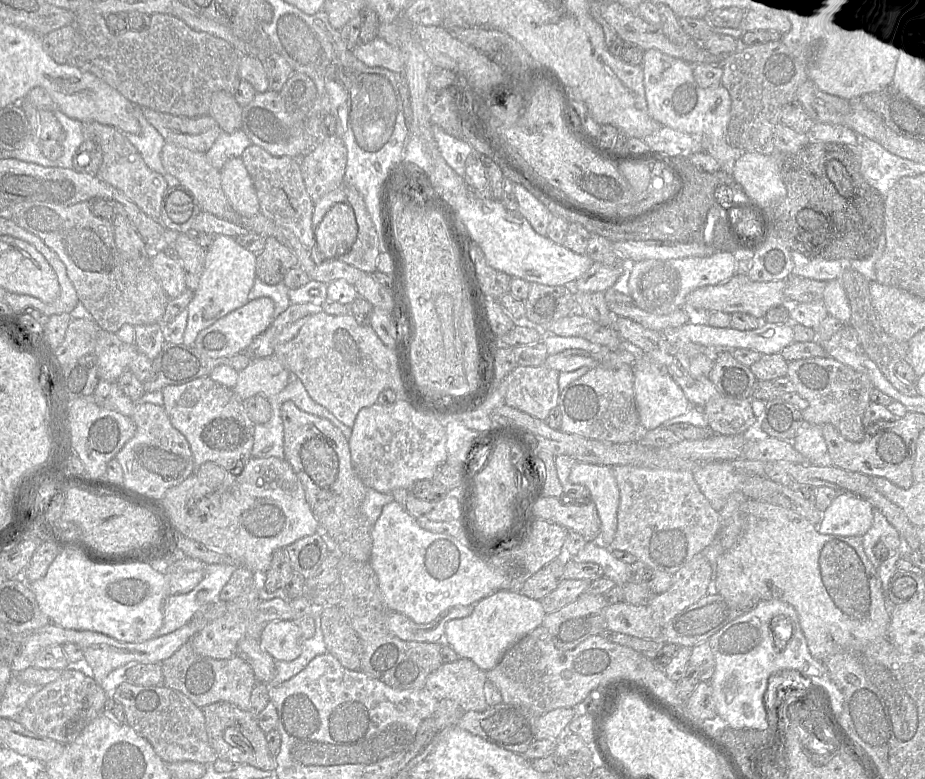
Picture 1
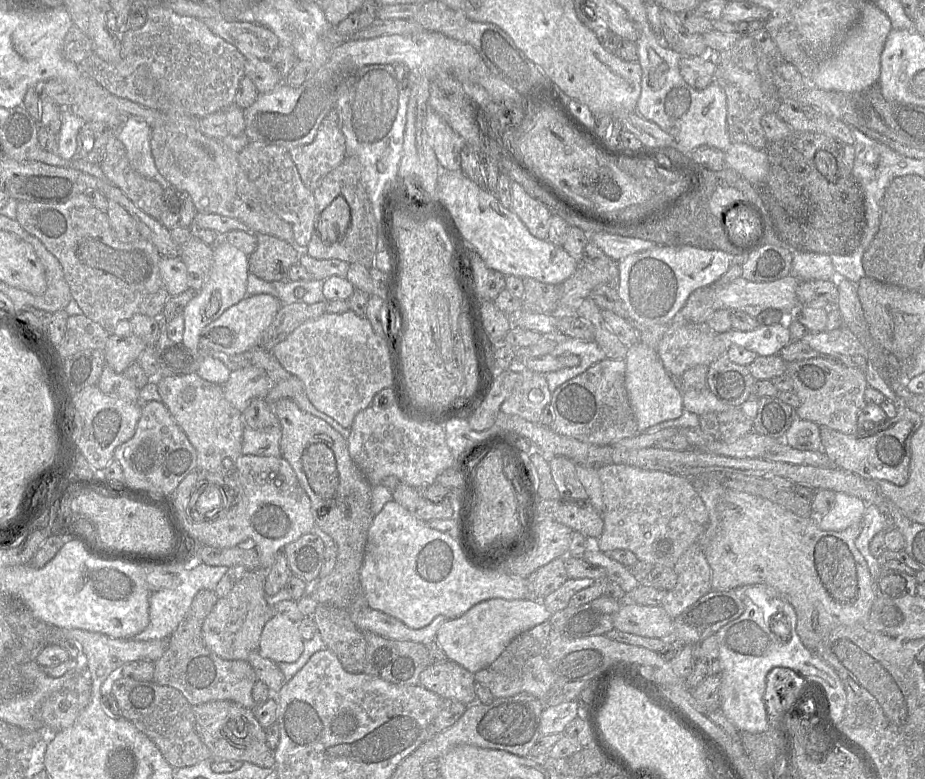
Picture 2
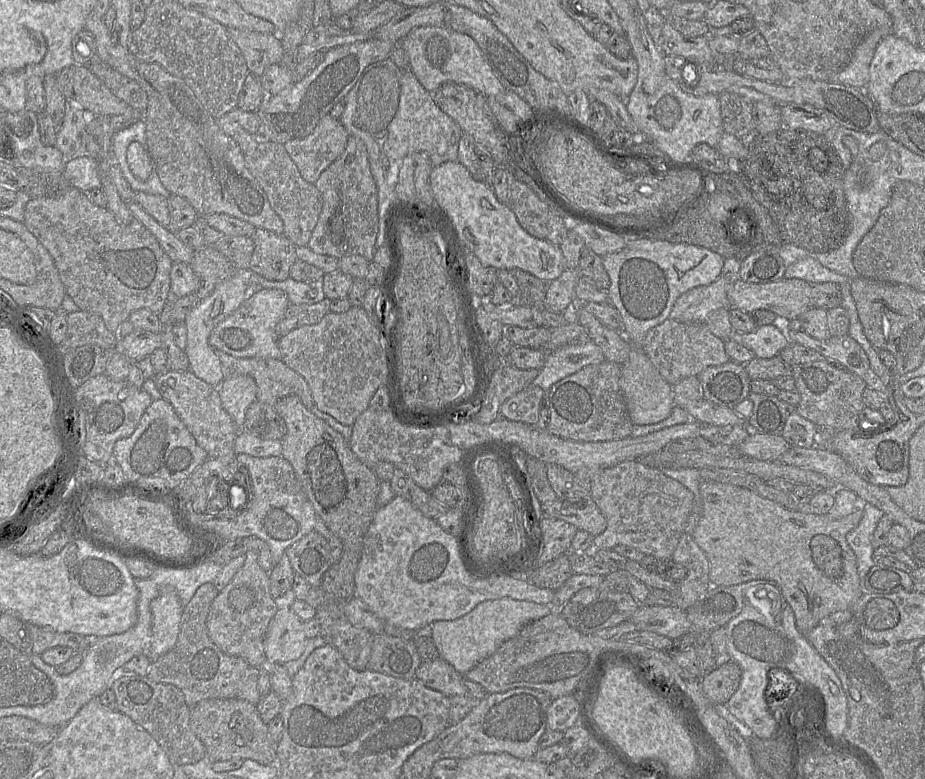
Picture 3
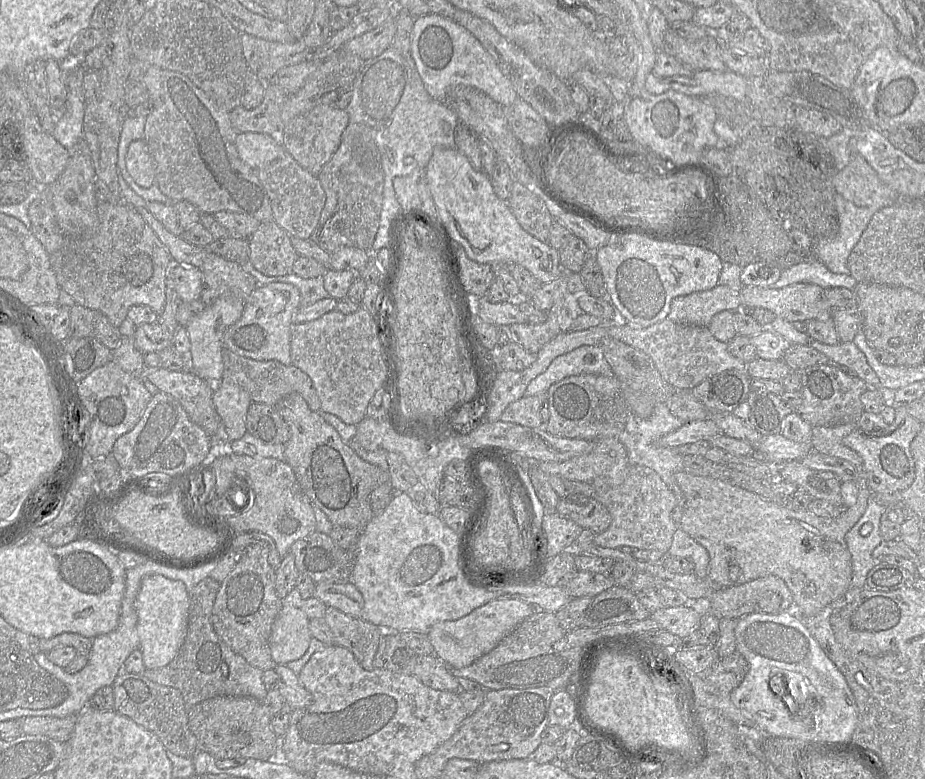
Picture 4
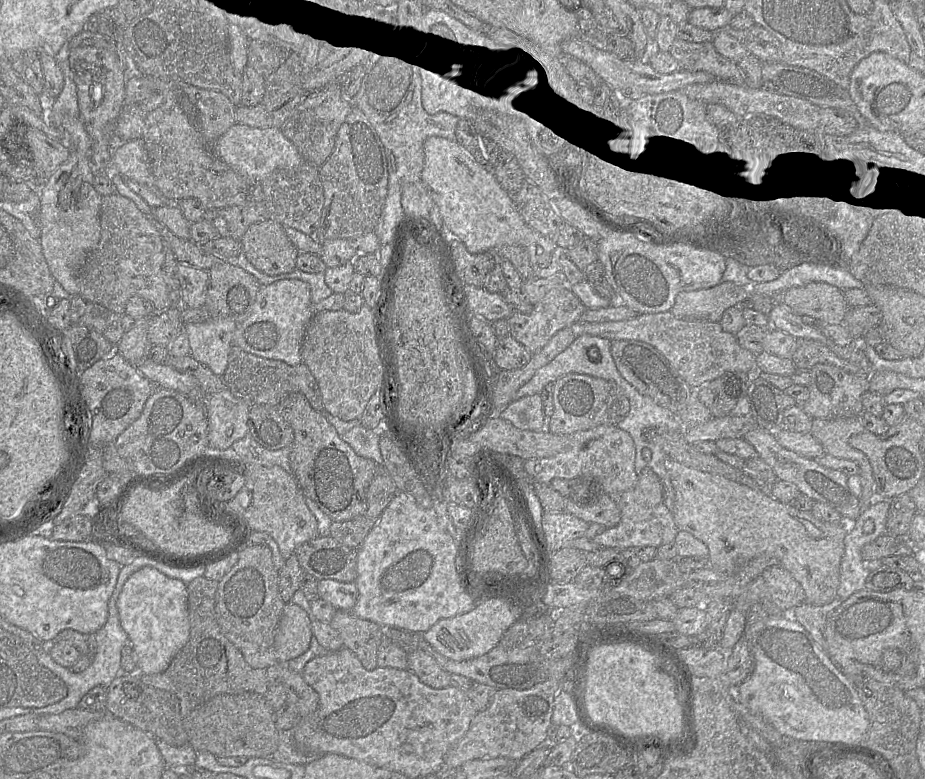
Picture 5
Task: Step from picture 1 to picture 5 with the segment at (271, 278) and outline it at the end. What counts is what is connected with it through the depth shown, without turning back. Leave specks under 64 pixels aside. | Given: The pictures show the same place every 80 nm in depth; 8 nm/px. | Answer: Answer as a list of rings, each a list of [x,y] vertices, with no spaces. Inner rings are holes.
[[[272,218],[250,225],[240,244],[247,260],[269,276],[296,269],[300,252],[287,237],[283,225]]]

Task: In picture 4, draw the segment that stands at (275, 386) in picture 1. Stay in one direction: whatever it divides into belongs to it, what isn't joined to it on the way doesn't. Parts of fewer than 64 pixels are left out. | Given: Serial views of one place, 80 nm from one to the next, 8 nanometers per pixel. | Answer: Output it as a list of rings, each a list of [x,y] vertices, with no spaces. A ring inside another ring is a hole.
[[[212,383],[215,410],[221,419],[226,440],[241,439],[246,430],[246,414],[252,401],[249,394],[234,383]]]

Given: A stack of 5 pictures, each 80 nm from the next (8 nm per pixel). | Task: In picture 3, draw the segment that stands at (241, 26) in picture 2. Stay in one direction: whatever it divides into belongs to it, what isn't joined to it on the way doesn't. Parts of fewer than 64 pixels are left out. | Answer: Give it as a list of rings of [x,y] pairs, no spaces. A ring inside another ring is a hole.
[[[228,28],[232,40],[241,50],[250,74],[259,78],[273,64],[280,64],[283,46],[278,34]]]

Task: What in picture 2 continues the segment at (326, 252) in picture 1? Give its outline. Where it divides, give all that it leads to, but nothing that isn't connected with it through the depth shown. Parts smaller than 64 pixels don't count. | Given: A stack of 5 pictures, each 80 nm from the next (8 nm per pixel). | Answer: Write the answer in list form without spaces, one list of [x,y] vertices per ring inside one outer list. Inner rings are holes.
[[[336,197],[315,217],[315,230],[325,243],[340,241],[350,224],[350,207],[343,197]]]

